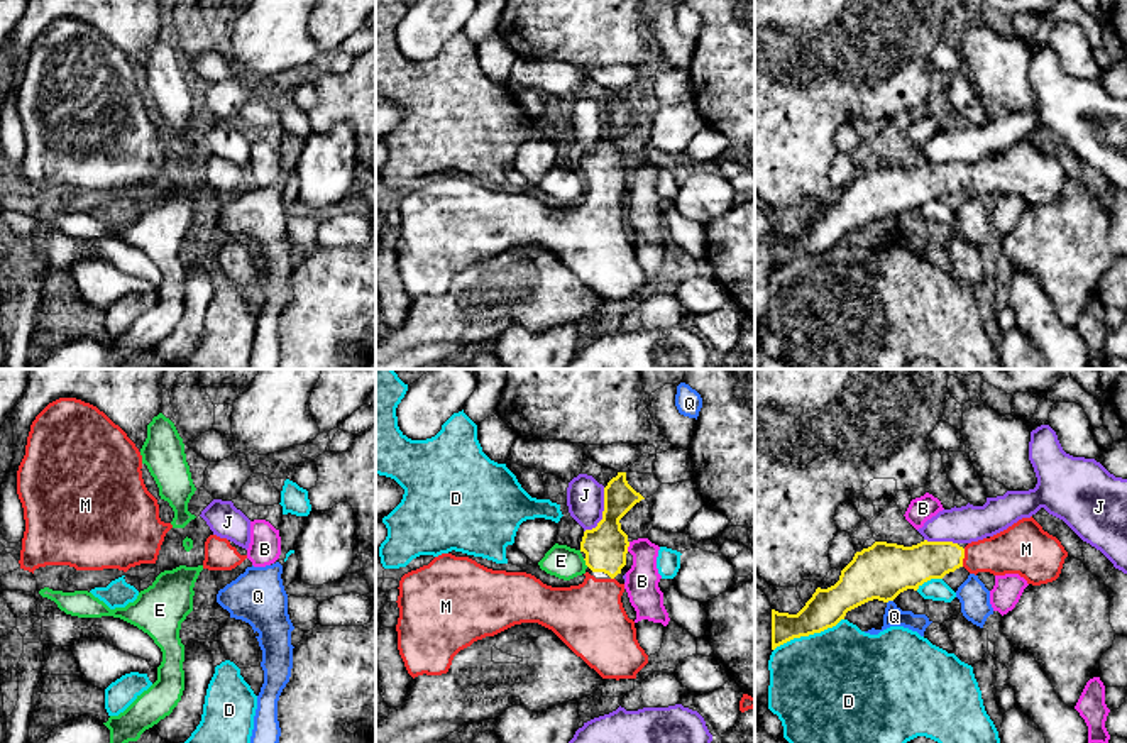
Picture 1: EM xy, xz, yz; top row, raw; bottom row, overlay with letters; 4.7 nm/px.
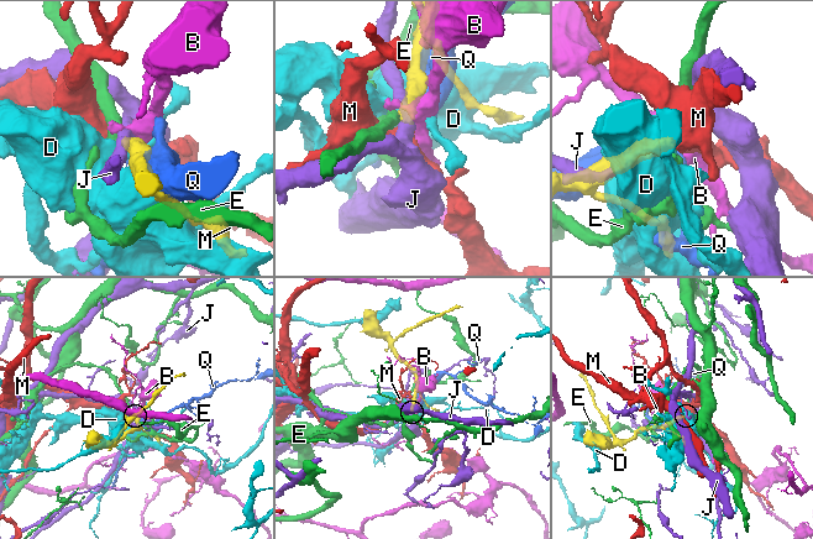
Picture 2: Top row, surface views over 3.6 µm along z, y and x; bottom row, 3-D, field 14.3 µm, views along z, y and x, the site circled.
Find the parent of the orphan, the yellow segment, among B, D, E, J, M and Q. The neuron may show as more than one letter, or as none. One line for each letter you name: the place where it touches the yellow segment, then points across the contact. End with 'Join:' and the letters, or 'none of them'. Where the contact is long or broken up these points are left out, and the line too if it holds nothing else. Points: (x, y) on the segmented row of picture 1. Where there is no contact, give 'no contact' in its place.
M: yz (963, 557) | across yz (912, 566), (940, 557), (963, 557), (999, 555), (1014, 550)
Join: M

